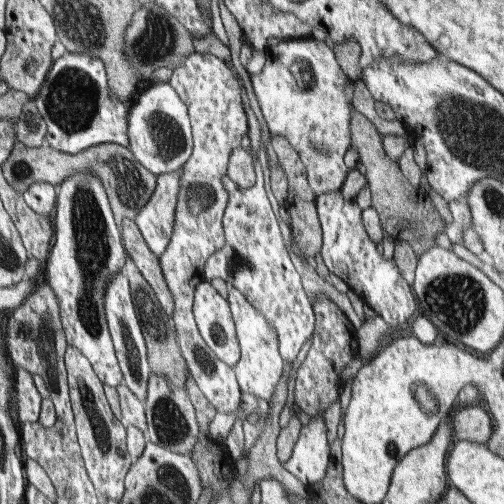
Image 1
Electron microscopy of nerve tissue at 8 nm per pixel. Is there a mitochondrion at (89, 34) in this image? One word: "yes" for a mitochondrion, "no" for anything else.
yes

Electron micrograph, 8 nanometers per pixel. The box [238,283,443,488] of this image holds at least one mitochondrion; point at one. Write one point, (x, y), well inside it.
(421, 393)

